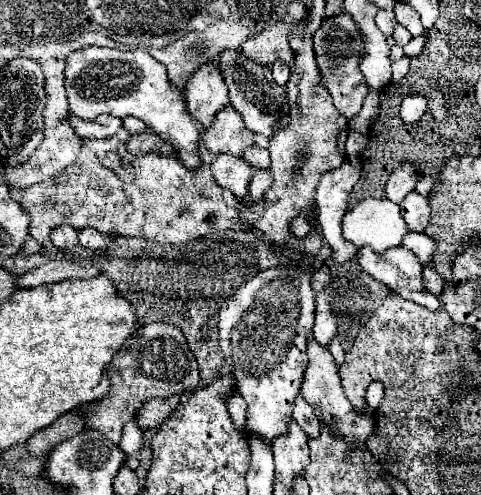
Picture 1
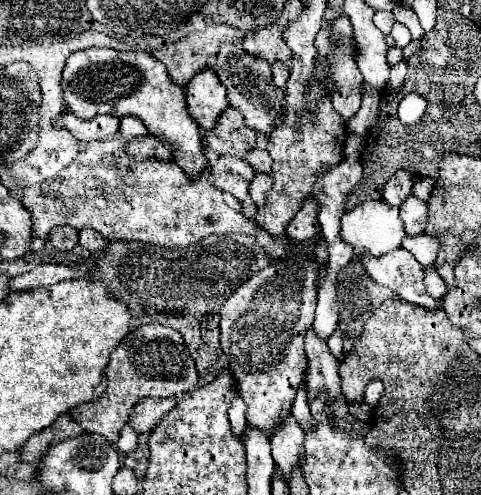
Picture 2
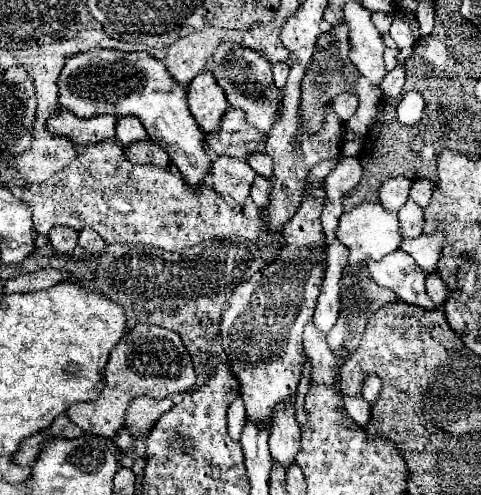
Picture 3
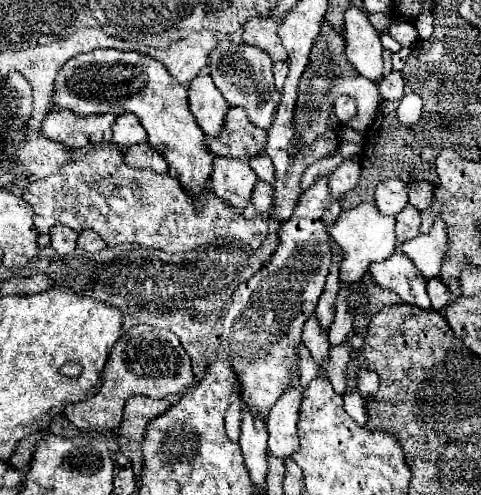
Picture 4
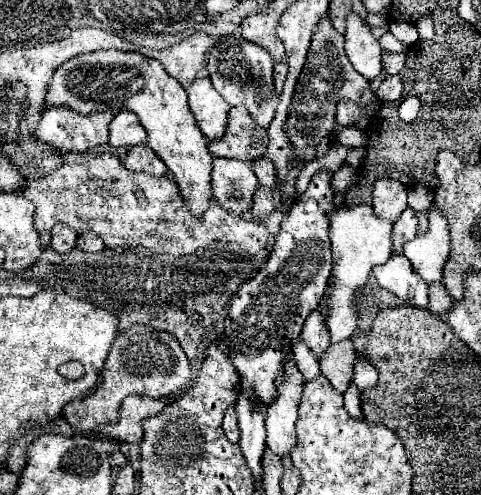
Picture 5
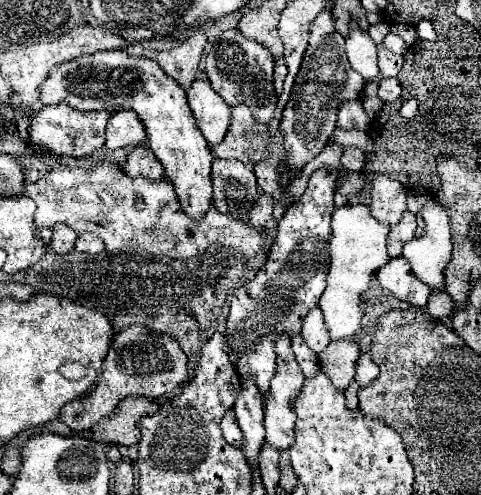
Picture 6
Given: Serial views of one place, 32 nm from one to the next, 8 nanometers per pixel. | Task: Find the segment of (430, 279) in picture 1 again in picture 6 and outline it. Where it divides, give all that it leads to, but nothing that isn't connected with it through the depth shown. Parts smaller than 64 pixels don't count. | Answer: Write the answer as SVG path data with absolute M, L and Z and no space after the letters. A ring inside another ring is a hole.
M432 290L432 292L430 292L430 300L428 300L426 312L428 312L432 318L442 320L442 322L448 322L448 316L452 314L452 310L454 310L454 302L452 302L452 298L448 296L446 290L440 290L440 292Z

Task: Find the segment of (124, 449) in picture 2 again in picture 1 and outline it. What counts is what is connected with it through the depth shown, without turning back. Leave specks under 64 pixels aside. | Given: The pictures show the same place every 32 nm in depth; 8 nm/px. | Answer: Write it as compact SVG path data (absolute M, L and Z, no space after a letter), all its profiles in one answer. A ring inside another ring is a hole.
M130 420L130 422L124 426L120 448L122 448L128 456L134 456L136 452L140 452L140 450L144 448L144 430L142 430L134 420Z

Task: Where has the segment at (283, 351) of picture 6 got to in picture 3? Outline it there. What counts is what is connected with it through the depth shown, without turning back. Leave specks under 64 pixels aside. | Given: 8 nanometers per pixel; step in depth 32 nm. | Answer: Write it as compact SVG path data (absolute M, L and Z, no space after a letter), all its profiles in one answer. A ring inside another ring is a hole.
M294 398L286 400L276 410L270 426L270 454L282 468L290 468L296 462L296 454L302 450L302 432L294 418Z

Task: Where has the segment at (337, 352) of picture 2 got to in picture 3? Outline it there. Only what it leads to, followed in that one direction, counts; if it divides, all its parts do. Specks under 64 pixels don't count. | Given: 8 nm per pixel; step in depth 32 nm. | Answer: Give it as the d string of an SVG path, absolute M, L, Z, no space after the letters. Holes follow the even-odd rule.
M340 316L338 318L338 322L336 322L336 326L332 328L332 332L326 336L326 340L328 340L328 346L330 346L330 350L332 352L336 352L336 350L340 350L342 348L342 342L344 342L344 334L346 334L346 320Z

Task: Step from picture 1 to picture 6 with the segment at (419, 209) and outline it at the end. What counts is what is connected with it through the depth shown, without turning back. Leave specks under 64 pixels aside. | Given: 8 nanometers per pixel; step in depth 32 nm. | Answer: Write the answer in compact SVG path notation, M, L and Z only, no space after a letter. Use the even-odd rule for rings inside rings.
M406 210L402 220L390 230L390 236L388 236L390 258L396 258L402 254L402 246L414 238L414 232L416 232L416 216L410 210Z

